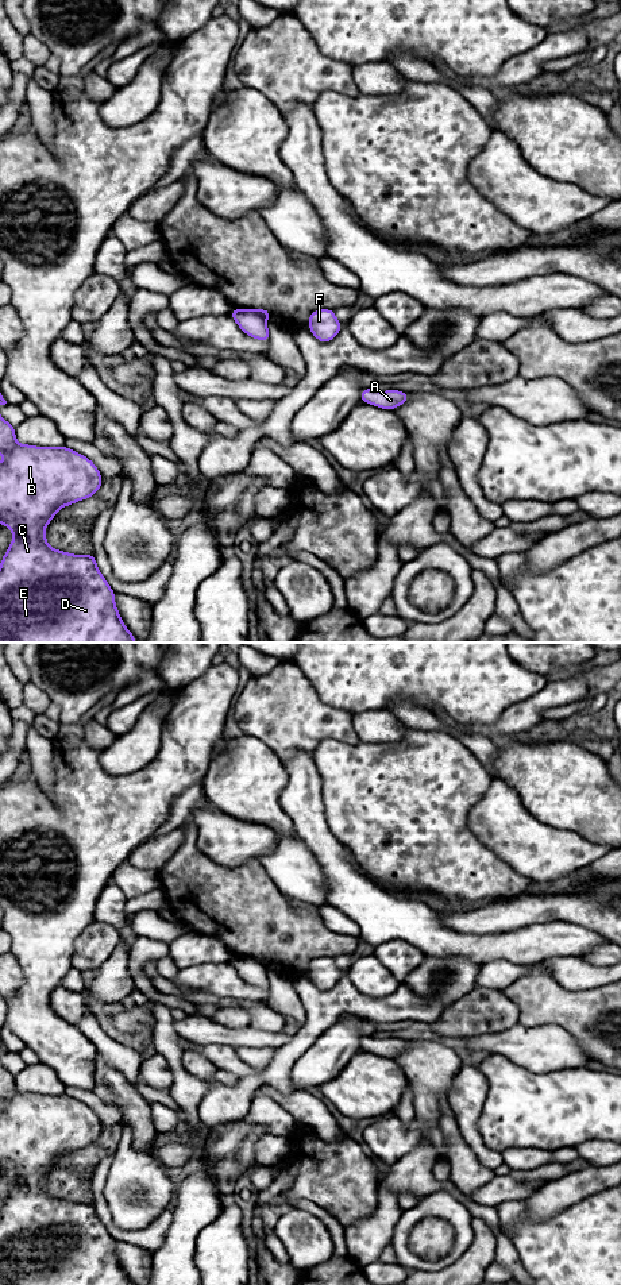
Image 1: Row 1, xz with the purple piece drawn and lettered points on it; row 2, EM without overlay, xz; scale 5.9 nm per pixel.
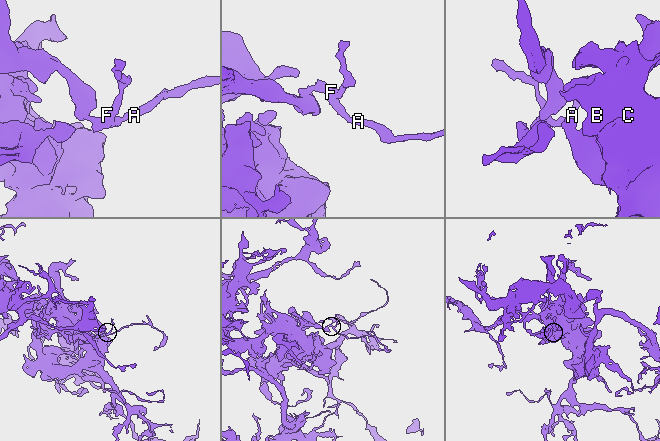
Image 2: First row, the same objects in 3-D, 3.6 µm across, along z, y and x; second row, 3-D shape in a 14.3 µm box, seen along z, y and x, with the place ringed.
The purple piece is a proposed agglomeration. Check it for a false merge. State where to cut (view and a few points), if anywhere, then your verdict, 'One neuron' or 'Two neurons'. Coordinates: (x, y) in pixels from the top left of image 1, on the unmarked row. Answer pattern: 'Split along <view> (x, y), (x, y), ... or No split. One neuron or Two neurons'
Split along xz (254, 959), (266, 967). Two neurons

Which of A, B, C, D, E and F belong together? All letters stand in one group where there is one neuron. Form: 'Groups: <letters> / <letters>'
Groups: A F / B C D E

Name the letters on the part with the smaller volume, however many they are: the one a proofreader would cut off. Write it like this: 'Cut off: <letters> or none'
Cut off: A, F

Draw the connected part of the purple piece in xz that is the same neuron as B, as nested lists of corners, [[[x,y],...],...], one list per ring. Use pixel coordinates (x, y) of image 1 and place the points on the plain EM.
[[[0,1062],[0,1100],[4,1101],[4,1108],[0,1111],[0,1173],[12,1178],[14,1186],[9,1196],[4,1201],[0,1211],[0,1285],[135,1285],[124,1273],[115,1251],[115,1239],[108,1232],[107,1227],[100,1220],[96,1212],[96,1204],[74,1203],[47,1192],[45,1178],[51,1166],[61,1155],[73,1153],[94,1143],[103,1131],[103,1124],[94,1111],[80,1100],[65,1095],[36,1095],[30,1092],[19,1092],[16,1089],[15,1073],[7,1070]]]

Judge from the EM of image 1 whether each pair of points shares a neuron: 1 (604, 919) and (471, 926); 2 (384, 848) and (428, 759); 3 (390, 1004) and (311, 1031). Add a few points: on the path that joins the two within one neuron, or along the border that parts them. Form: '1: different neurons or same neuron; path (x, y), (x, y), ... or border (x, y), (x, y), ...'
1: same neuron; path (571, 910), (523, 910), (504, 917)
2: same neuron; path (404, 826), (404, 805), (427, 782)
3: same neuron; path (370, 1006), (336, 1006), (331, 1011)

